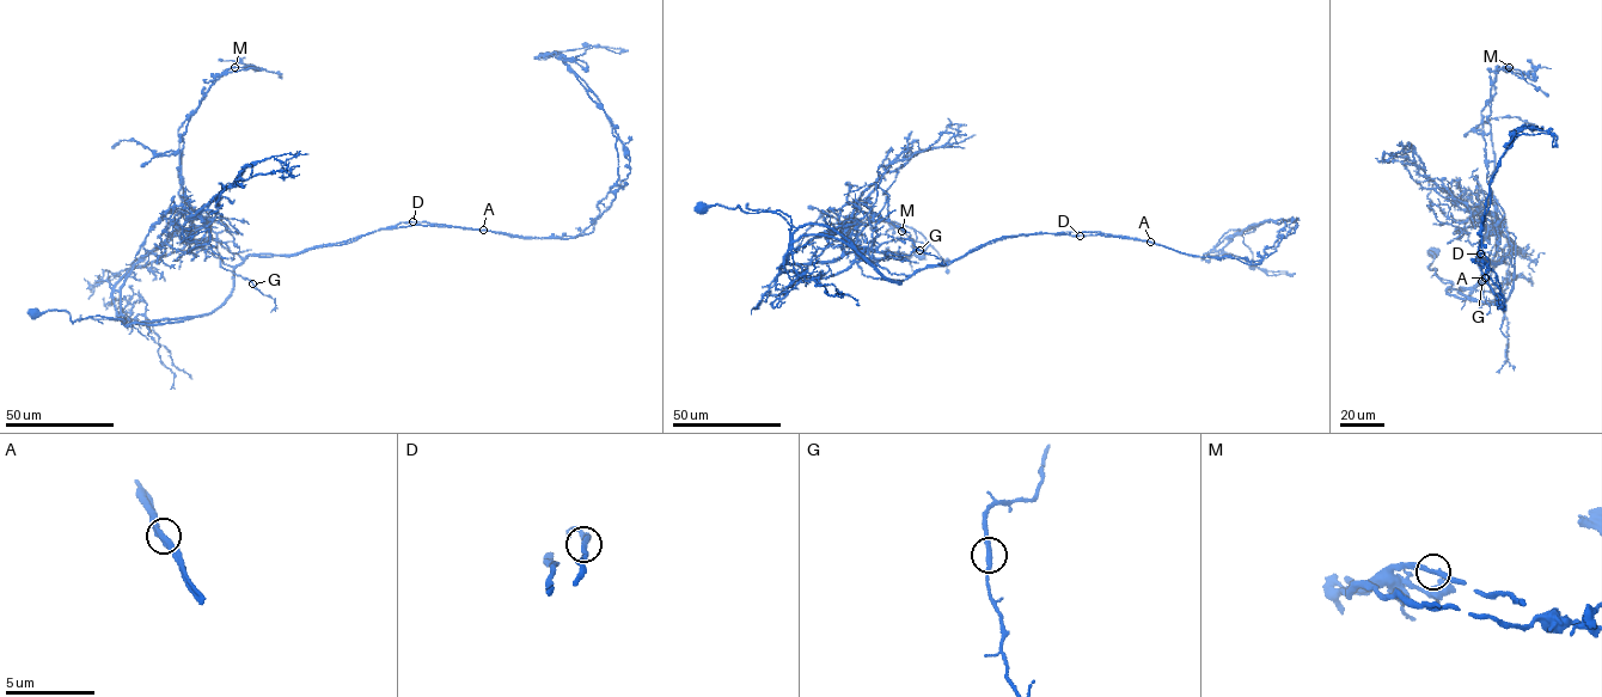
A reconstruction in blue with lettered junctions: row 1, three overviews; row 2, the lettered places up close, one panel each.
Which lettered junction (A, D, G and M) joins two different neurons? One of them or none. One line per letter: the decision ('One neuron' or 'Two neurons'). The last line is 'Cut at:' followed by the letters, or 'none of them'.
A: Two neurons
D: One neuron
G: One neuron
M: One neuron
Cut at: A

